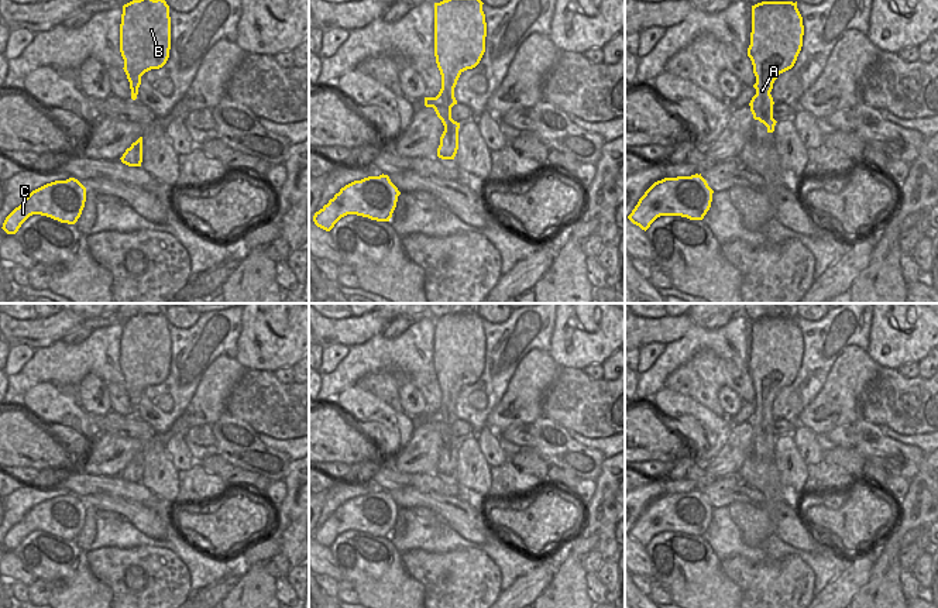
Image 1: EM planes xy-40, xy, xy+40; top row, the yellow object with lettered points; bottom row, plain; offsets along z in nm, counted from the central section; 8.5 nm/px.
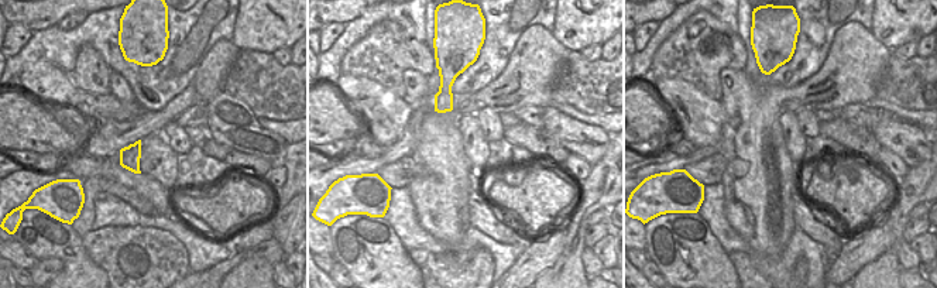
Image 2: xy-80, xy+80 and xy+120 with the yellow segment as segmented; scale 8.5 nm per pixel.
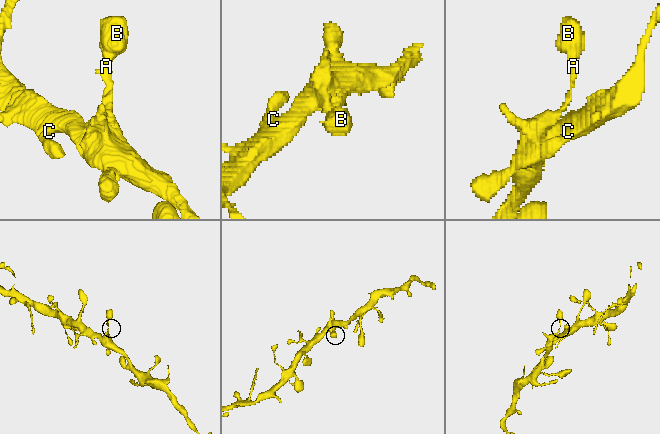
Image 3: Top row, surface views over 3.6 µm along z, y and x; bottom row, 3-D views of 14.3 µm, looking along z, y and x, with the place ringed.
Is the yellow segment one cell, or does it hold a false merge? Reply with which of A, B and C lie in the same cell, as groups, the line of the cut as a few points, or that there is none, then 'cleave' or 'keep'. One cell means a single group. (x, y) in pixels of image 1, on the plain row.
A B C | no cut | keep

